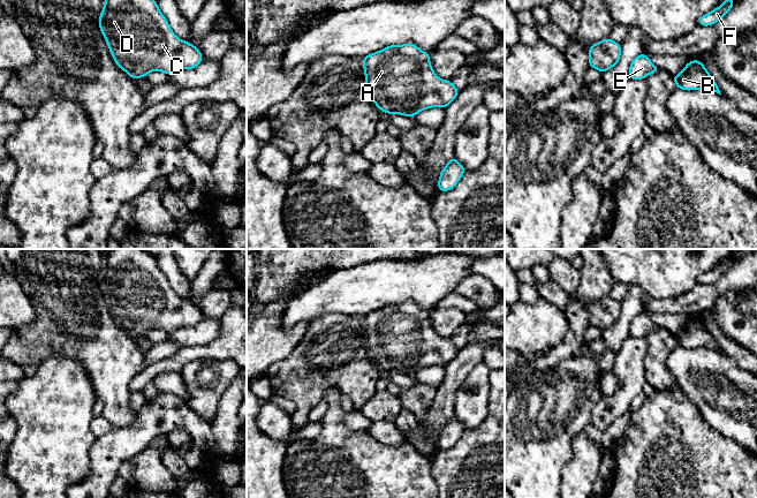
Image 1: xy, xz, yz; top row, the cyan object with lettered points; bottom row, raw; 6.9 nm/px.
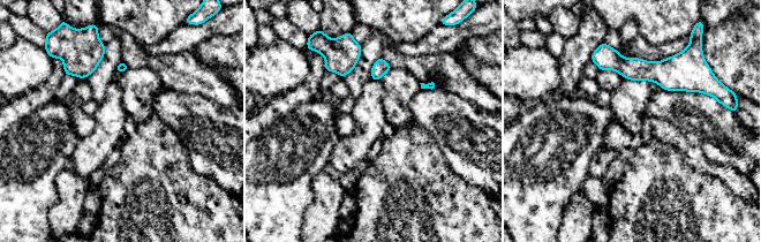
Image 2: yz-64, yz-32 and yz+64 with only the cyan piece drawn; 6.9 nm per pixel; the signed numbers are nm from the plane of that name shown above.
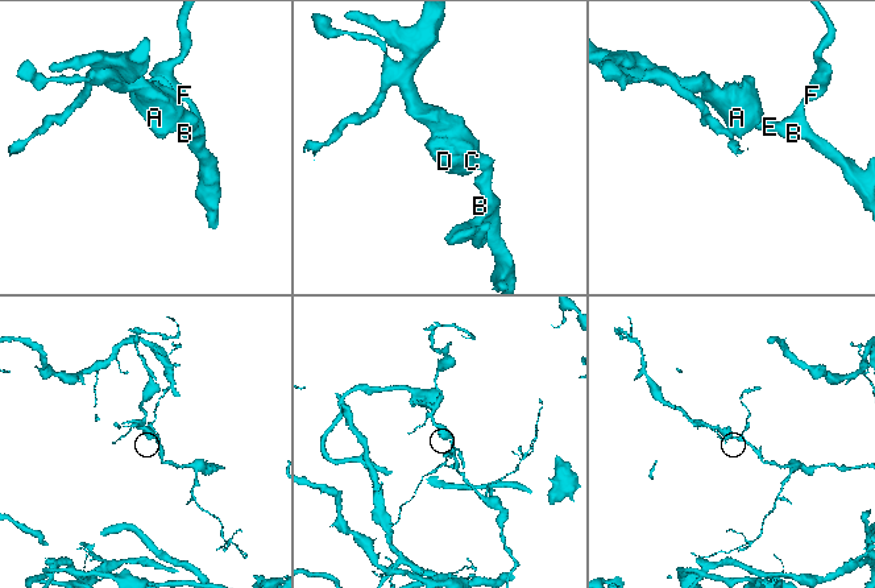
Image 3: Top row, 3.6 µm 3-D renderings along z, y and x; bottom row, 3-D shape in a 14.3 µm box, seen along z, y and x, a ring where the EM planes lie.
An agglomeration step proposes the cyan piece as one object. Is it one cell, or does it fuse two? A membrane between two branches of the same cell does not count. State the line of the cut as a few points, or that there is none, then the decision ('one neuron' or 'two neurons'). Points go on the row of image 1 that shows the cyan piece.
cut none; one neuron

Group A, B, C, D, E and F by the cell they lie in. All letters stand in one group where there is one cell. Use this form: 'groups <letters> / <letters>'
groups A B C D E F

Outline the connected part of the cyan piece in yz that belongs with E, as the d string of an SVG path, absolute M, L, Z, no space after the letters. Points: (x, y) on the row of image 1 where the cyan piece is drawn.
M644 54L637 55L629 66L630 80L644 80L648 75L659 71L660 68L654 66Z

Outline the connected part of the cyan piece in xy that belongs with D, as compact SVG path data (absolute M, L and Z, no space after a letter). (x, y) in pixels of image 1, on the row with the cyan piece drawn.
M105 0L99 29L115 63L133 80L154 70L171 75L180 69L196 68L203 61L197 47L175 36L156 0Z

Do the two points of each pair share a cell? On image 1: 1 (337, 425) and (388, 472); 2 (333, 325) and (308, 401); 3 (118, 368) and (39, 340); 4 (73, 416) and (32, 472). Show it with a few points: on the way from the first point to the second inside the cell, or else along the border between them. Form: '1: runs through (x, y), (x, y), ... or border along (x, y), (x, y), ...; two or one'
1: runs through (348, 438), (376, 466); one
2: runs through (333, 344), (333, 348), (308, 374), (308, 383); one
3: runs through (98, 348), (90, 340), (59, 340); one
4: runs through (59, 430), (54, 435), (50, 453), (45, 458); one

